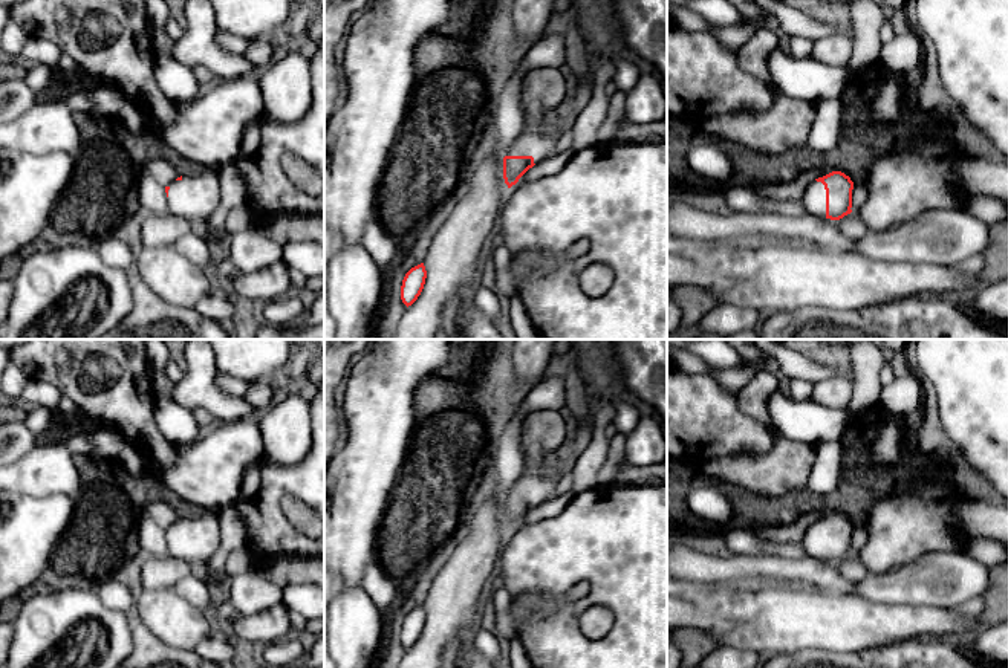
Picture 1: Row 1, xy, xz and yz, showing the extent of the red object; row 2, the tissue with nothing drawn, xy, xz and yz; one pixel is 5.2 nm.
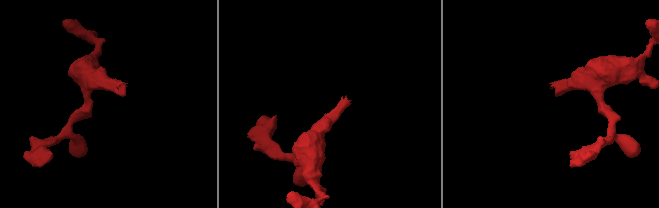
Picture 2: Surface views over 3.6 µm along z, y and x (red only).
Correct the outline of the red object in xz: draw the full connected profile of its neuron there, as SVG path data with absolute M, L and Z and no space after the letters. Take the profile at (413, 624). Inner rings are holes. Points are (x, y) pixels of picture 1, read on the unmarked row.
M424 605L411 610L405 616L401 628L401 642L407 650L411 648L421 637L425 627L425 621L427 621L427 613Z

